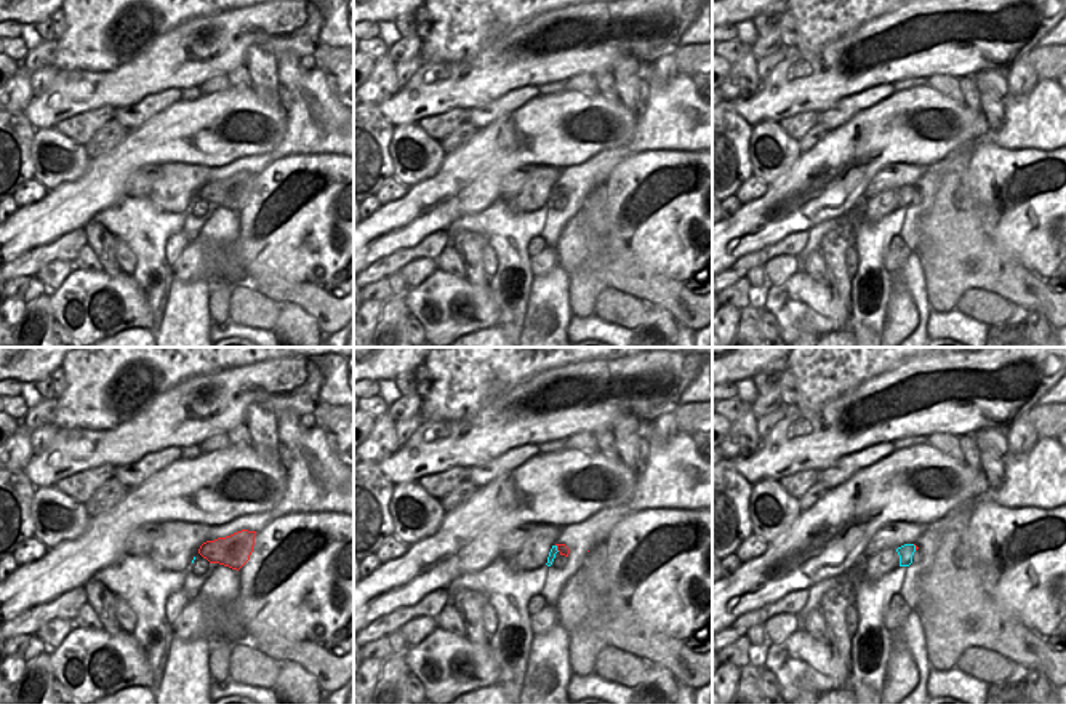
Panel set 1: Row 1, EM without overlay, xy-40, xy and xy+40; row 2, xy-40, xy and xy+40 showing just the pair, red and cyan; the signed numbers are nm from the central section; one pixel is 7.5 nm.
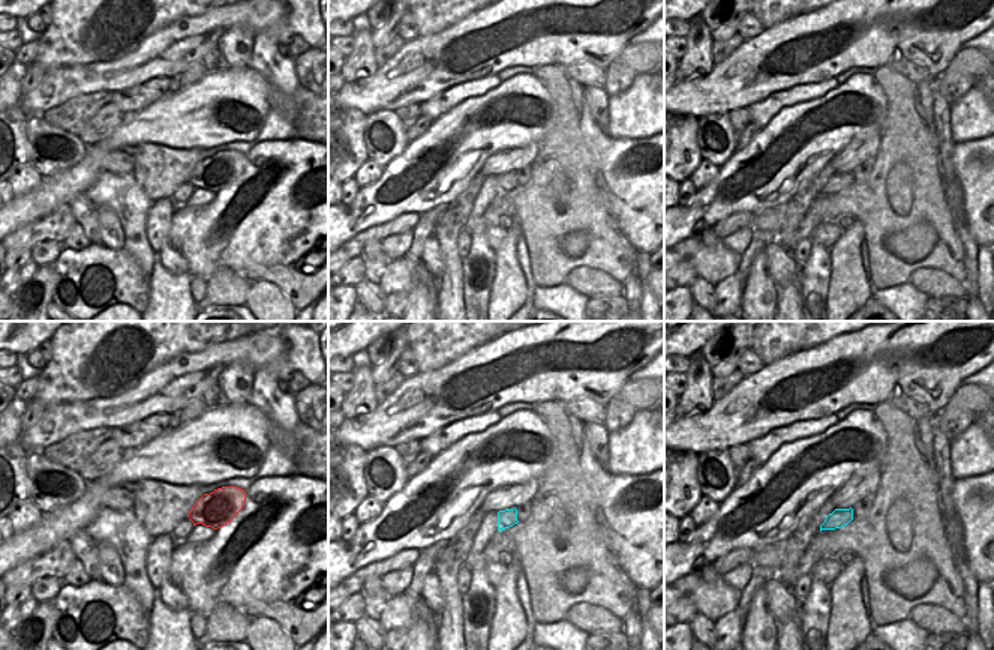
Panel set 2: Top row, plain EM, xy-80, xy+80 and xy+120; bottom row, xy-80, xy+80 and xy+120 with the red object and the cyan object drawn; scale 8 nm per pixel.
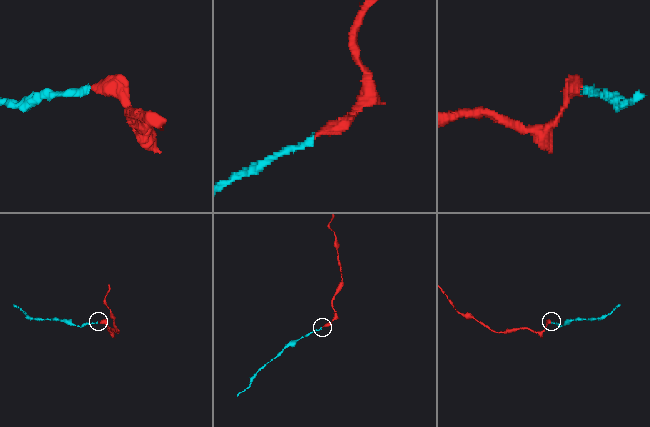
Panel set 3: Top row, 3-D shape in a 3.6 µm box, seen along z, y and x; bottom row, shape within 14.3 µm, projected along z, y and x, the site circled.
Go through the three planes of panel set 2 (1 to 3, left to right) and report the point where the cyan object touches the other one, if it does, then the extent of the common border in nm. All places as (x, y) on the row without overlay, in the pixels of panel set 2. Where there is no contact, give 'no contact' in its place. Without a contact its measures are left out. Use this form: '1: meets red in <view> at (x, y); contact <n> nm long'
1: no contact
2: no contact
3: no contact

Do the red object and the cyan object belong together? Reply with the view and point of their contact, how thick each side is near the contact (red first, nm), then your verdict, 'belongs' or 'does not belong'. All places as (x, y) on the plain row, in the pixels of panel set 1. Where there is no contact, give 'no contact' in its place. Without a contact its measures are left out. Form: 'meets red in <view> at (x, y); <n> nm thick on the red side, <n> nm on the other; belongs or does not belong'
meets red in xy at (557, 189); 70 nm thick on the red side, 50 nm on the other; belongs

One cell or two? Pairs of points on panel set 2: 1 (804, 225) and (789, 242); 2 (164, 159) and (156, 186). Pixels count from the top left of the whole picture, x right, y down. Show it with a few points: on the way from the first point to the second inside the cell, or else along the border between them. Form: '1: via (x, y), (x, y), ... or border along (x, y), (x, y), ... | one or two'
1: via (801, 230), (793, 237) | one
2: via (159, 165), (159, 180) | one

